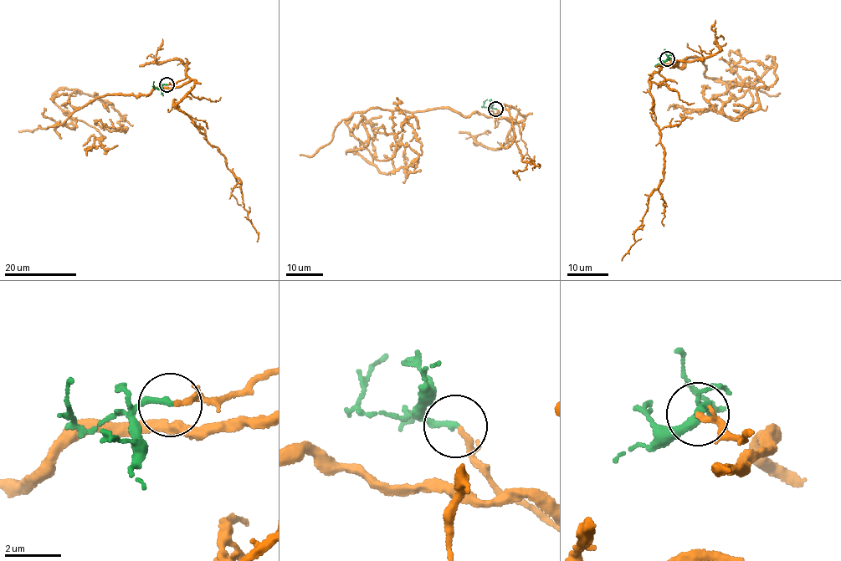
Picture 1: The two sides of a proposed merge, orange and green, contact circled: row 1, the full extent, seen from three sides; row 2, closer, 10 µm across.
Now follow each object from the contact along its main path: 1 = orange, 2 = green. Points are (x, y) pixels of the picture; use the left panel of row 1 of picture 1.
1: (166, 84), (188, 77), (99, 95), (57, 126), (74, 128), (52, 95), (97, 97), (126, 130), (97, 121)
2: (166, 84), (156, 87), (154, 81)

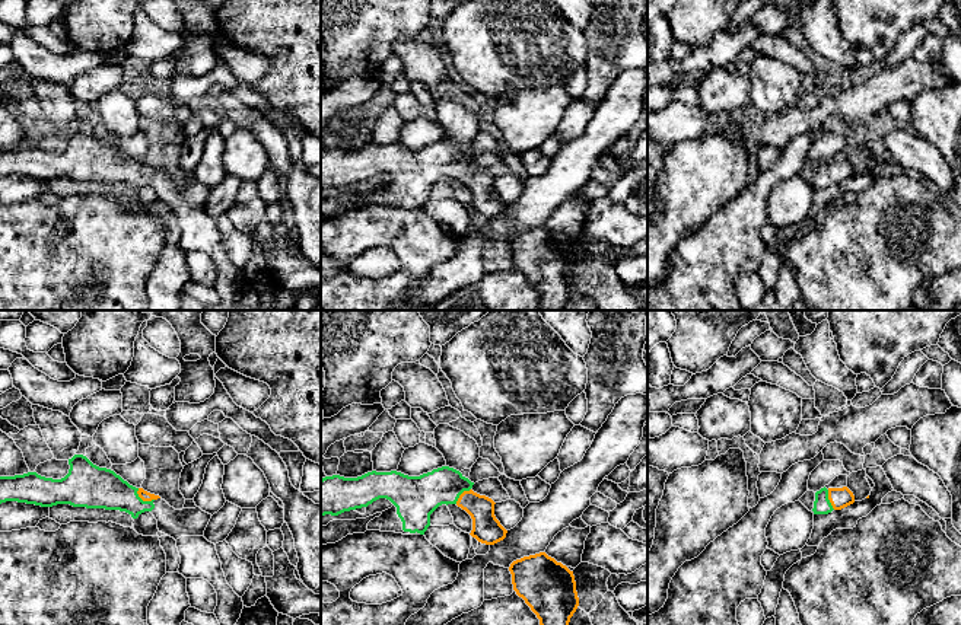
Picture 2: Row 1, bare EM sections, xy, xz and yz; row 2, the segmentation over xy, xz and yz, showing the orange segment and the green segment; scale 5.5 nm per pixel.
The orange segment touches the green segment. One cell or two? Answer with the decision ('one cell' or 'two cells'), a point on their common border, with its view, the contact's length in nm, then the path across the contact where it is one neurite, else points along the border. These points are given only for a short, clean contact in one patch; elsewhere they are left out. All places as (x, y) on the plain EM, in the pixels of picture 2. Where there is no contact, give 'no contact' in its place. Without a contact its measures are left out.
one cell | xy (143, 174) | 120 nm | across xy (145, 169), (143, 174), (130, 174), (99, 162)

